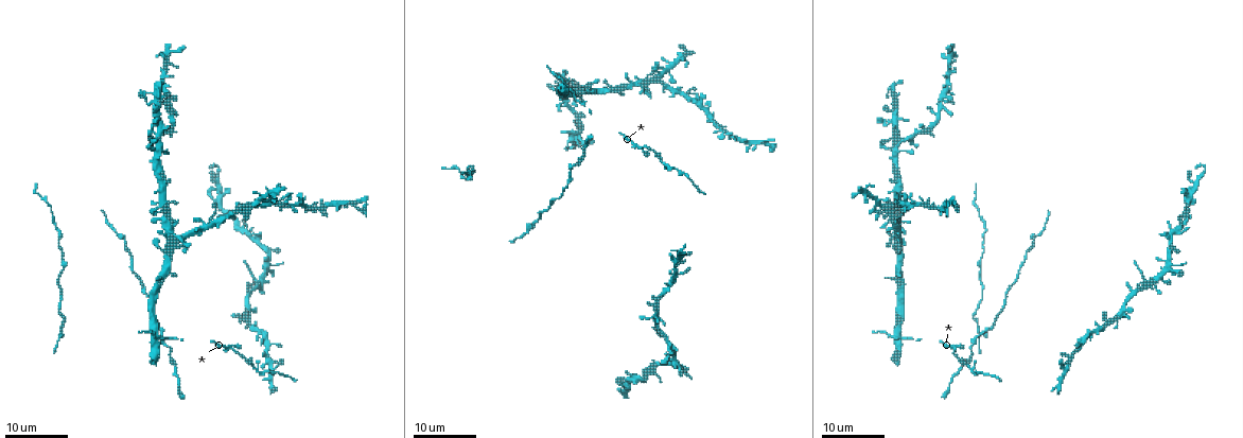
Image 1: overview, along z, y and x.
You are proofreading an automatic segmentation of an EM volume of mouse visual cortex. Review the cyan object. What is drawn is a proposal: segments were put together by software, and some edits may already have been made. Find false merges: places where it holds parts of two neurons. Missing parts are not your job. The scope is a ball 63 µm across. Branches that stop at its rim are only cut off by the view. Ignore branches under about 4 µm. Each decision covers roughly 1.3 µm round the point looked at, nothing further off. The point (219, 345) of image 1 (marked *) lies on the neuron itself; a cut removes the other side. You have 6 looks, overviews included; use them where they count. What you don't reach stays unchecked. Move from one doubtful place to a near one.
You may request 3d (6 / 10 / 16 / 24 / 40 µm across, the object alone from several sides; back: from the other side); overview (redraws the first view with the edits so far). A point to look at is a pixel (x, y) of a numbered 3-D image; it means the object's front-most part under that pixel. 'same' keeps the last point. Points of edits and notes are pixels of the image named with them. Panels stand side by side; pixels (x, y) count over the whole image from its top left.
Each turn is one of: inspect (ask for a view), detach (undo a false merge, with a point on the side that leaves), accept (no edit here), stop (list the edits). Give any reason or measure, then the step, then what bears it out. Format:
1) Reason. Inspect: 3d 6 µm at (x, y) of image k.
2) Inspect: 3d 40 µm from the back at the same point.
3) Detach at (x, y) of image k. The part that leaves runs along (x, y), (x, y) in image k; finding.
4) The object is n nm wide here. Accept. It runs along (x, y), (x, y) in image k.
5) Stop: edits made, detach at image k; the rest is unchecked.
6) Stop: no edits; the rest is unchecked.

Three-way junction. Inspect: 3d 16 µm at (226, 345) of image 1.

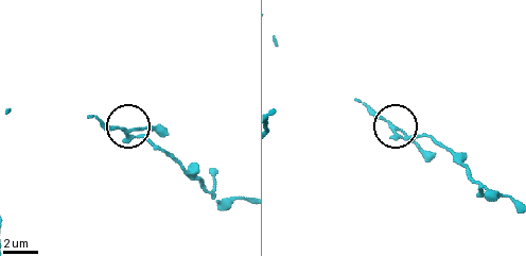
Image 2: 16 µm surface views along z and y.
Inspect: 3d 10 µm at (399, 130) of image 2.

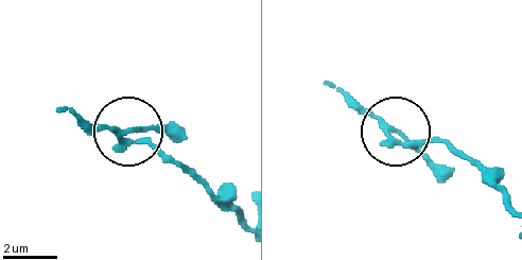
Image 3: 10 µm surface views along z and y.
3 arms meet here. Accept. It runs along (91, 126), (144, 137), (183, 172) in image 3; all the same neuron.

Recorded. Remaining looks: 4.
Four arms meet. Inspect: 3d 16 µm at (901, 140) of image 1.

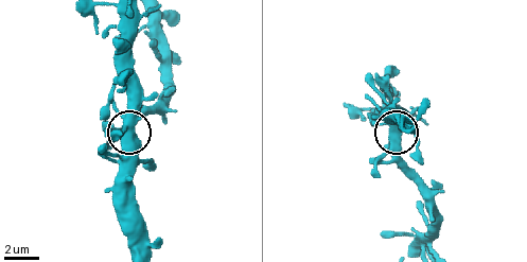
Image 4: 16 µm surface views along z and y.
Inspect: 3d 10 µm at the same point.

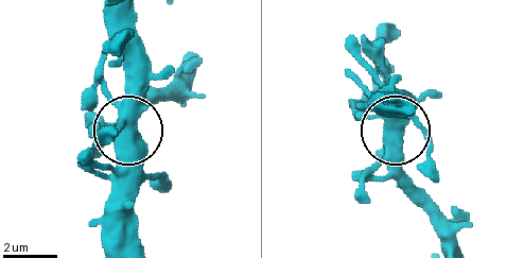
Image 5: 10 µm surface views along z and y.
4 arms meet here. Accept. It runs along (142, 244), (132, 224), (124, 75) in image 5; continuous, no second neuron.

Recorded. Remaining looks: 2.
Inspect: 3d 16 µm at (530, 227) of image 1.

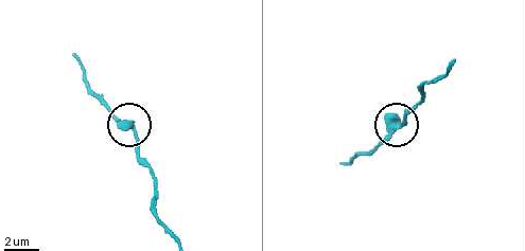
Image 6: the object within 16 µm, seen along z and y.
Inspect: 3d 6 µm at (392, 123) of image 6.

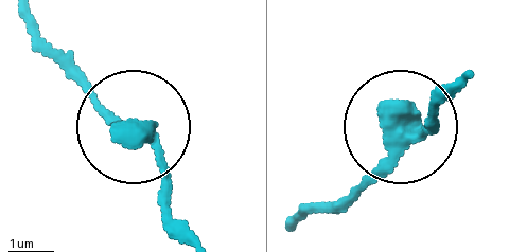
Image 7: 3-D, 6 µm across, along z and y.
Accept. One neuron here.

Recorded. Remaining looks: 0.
Stop: no edits; the rest is unchecked.

